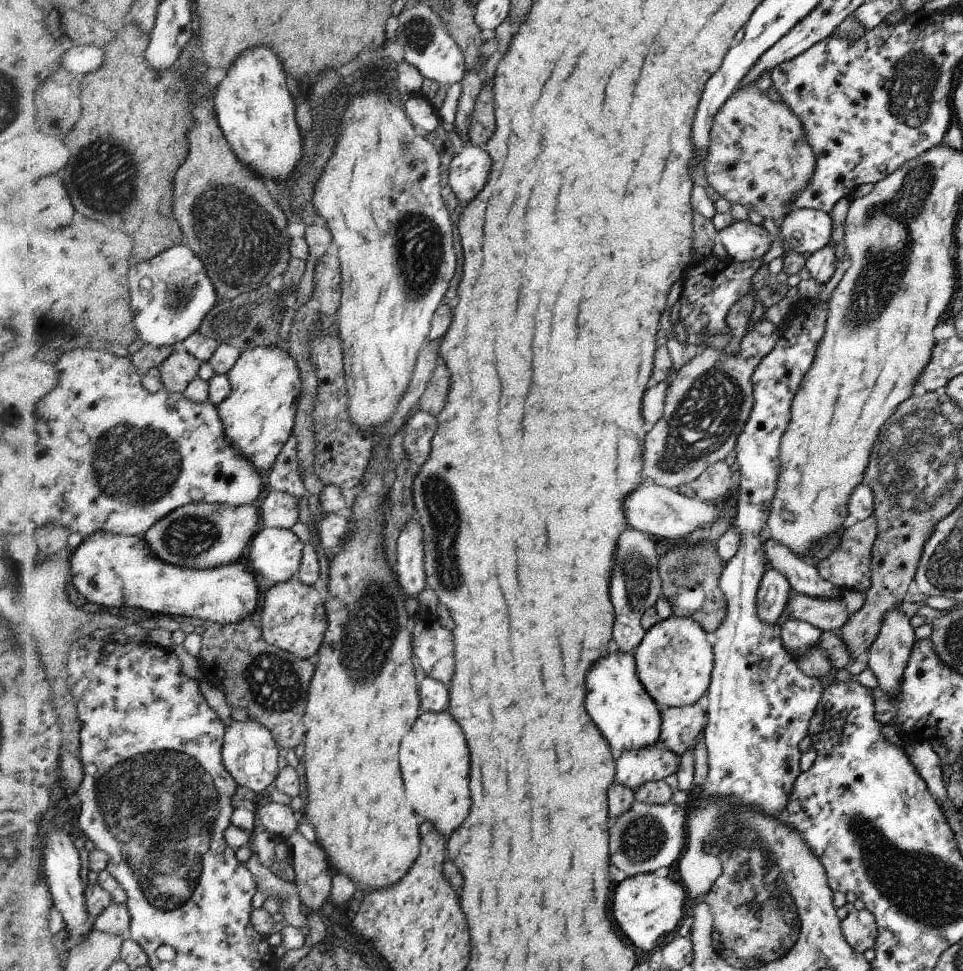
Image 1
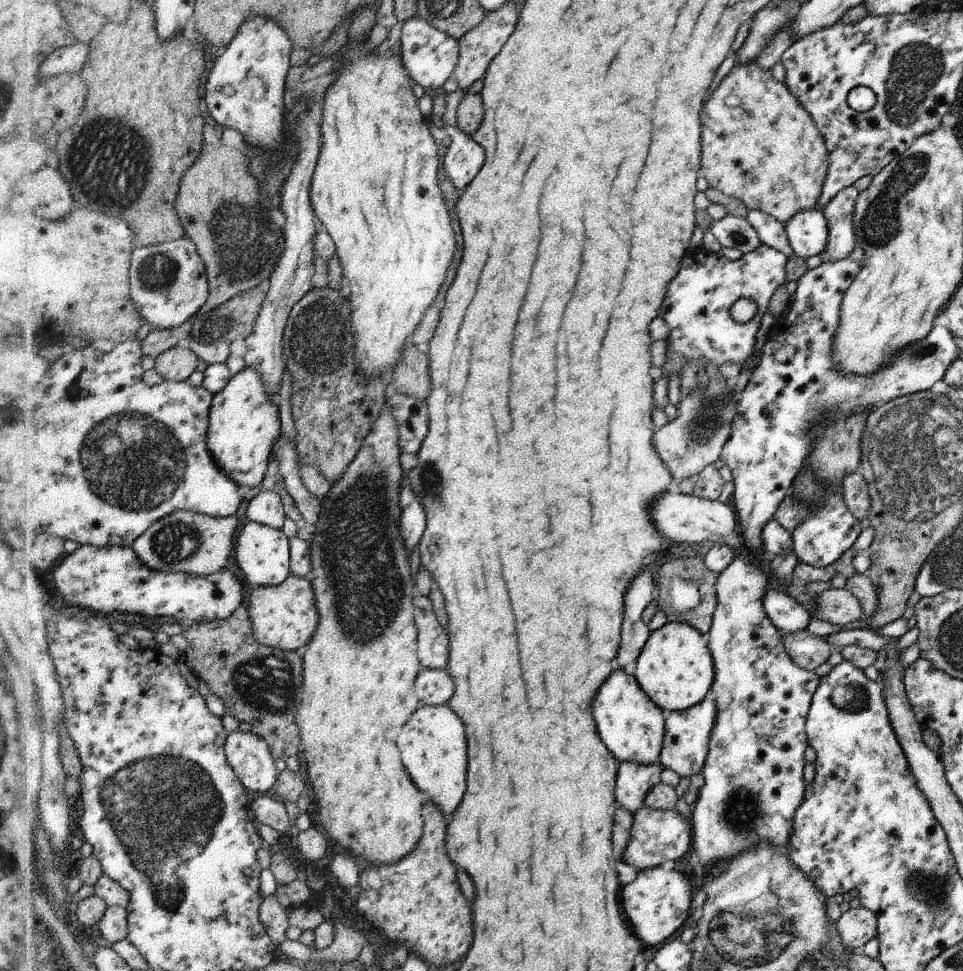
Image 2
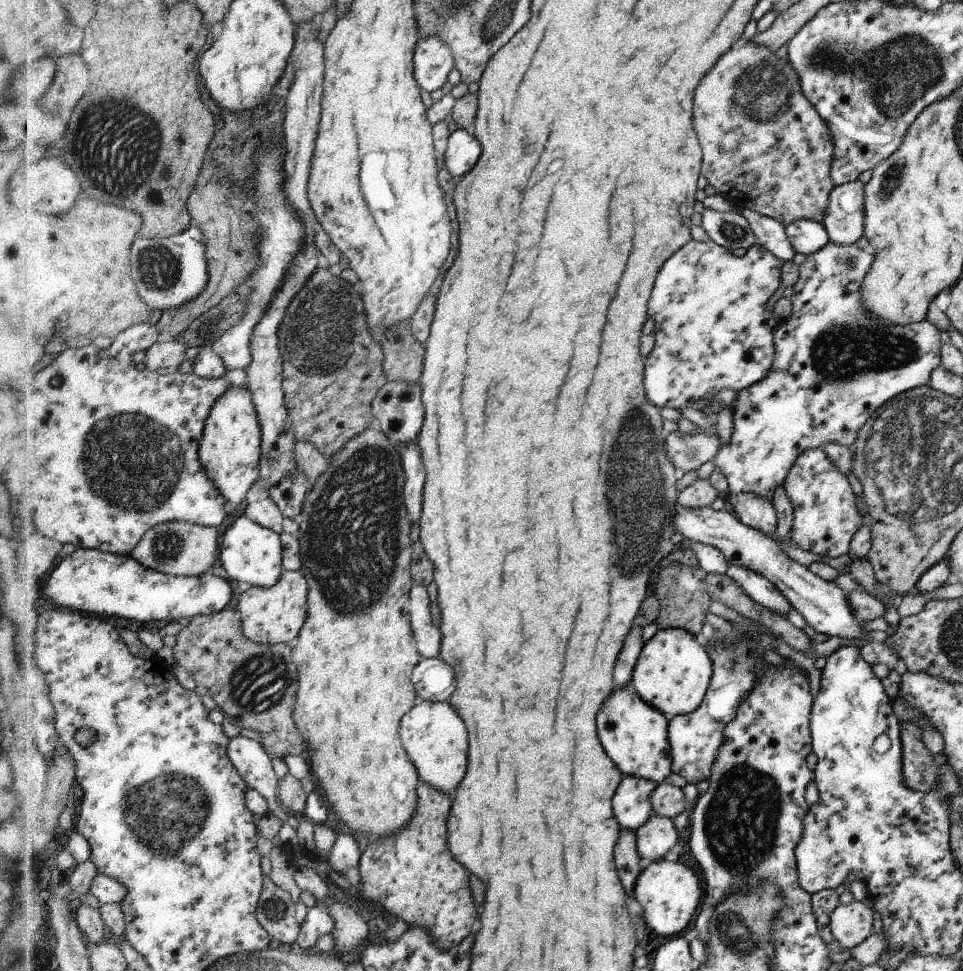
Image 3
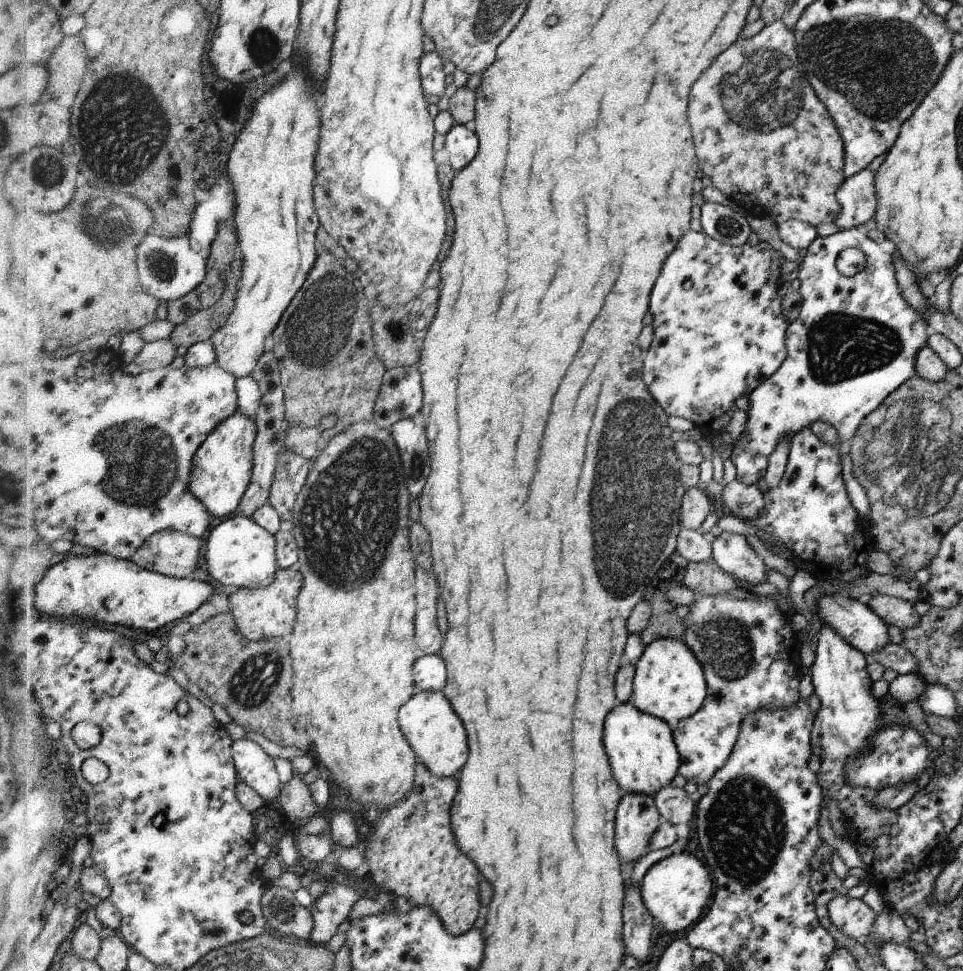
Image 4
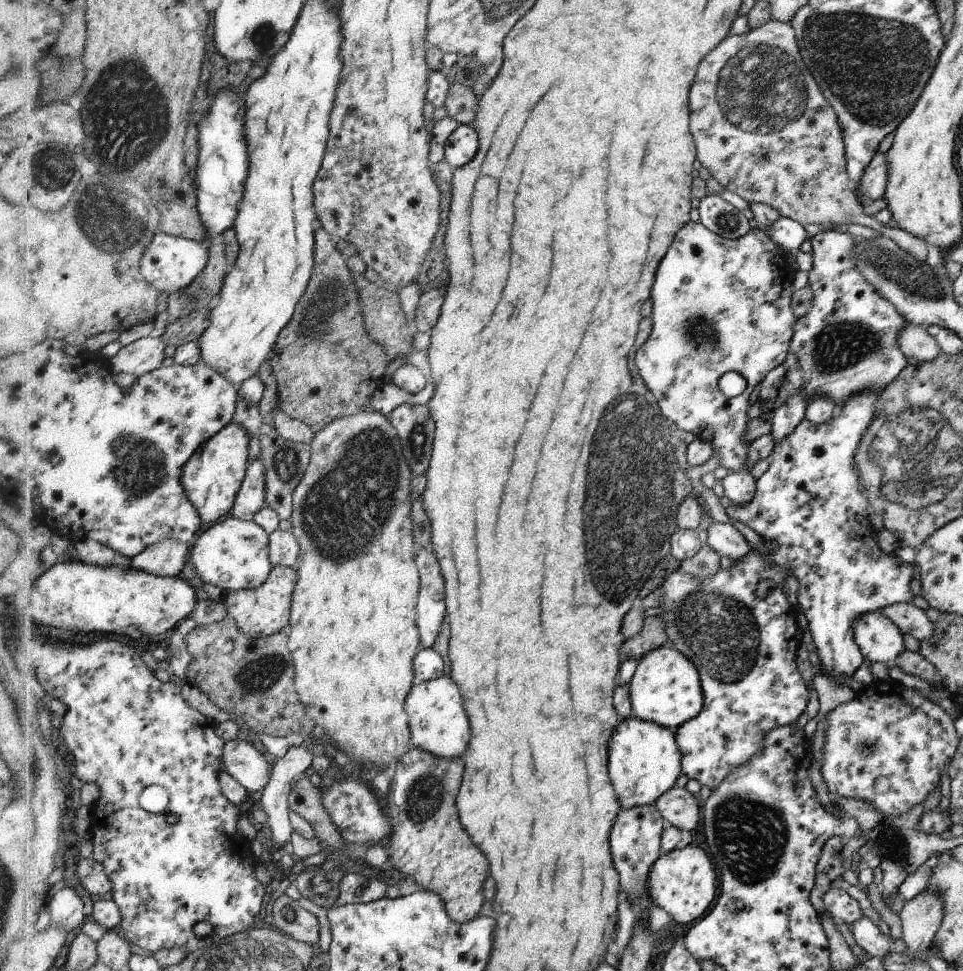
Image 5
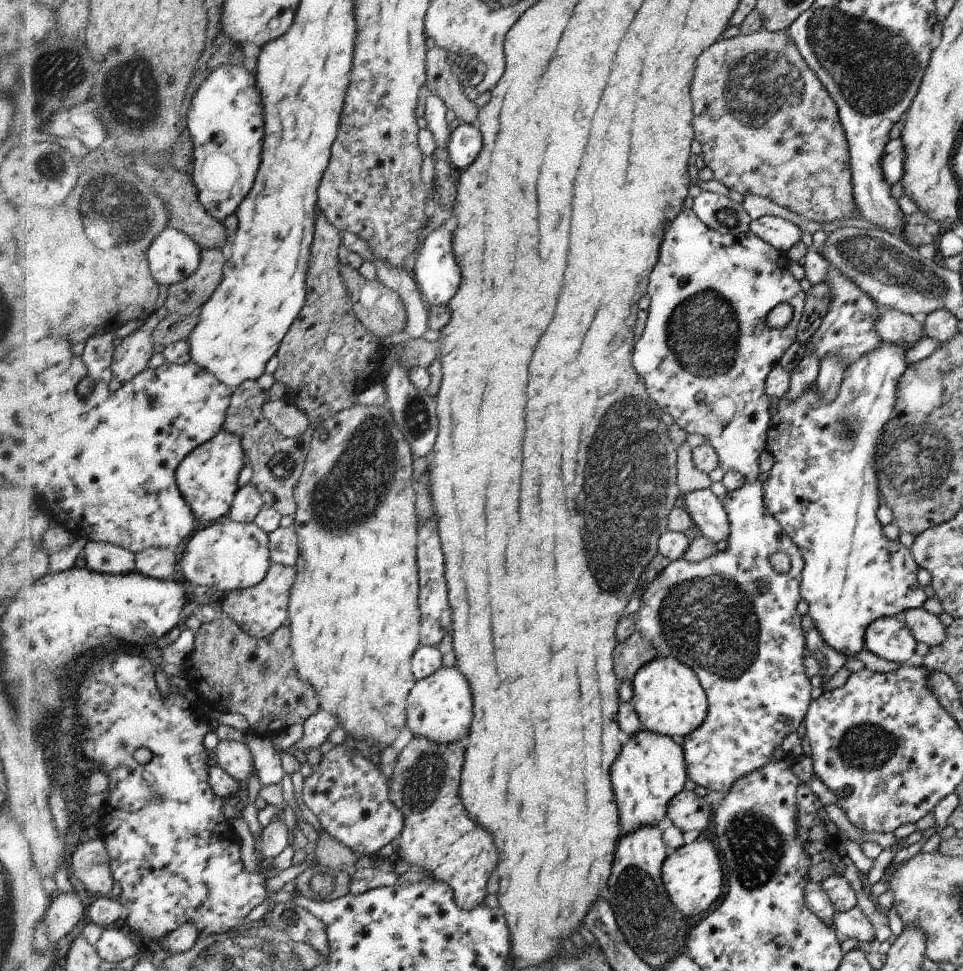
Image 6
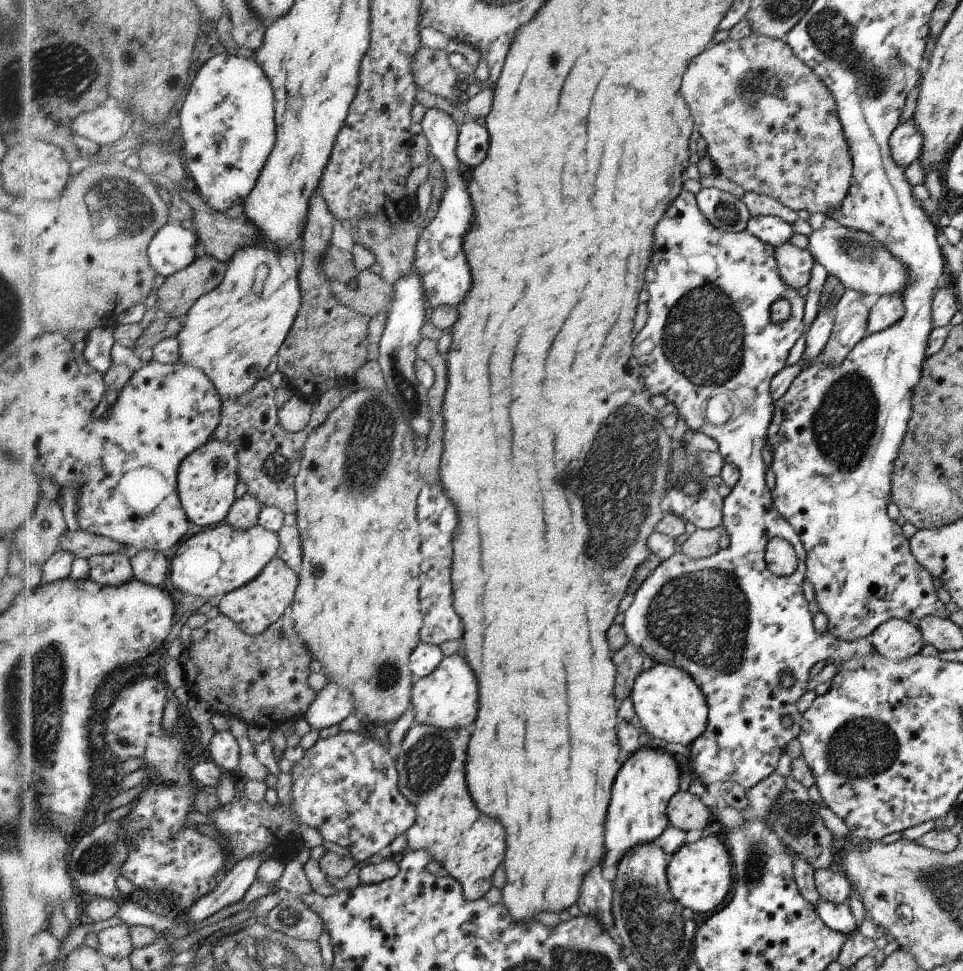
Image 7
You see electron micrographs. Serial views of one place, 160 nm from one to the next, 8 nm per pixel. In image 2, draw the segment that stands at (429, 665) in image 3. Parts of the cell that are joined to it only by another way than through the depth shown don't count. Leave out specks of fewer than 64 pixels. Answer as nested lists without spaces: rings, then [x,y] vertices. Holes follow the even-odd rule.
[[[422,670],[415,680],[415,691],[424,705],[446,704],[454,694],[454,682],[444,670]]]

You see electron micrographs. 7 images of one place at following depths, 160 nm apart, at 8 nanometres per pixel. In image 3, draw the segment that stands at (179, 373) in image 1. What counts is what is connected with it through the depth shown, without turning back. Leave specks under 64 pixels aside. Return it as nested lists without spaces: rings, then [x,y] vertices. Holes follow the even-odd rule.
[[[169,341],[167,343],[155,343],[147,354],[148,369],[162,373],[163,375],[174,374],[181,370],[188,361],[188,348],[186,342]]]

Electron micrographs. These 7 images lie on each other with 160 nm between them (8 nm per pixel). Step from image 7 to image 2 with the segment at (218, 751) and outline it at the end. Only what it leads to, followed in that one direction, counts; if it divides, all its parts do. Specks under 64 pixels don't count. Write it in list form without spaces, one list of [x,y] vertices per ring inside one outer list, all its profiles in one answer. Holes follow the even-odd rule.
[[[253,730],[234,731],[227,742],[229,761],[251,794],[268,794],[277,783],[270,743]]]

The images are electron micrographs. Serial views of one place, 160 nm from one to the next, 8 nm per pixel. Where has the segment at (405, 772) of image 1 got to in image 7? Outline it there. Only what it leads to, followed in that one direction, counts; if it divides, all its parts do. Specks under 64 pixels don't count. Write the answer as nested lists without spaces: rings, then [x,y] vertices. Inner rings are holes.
[[[457,654],[444,657],[428,676],[419,678],[413,688],[413,709],[416,722],[421,725],[445,731],[468,728],[478,710],[478,684],[465,658]]]

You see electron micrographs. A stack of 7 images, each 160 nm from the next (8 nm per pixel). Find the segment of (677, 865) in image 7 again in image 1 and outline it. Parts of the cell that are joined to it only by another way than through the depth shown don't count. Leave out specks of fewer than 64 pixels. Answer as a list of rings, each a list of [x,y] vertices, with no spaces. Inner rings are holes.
[[[643,874],[626,878],[614,888],[614,920],[624,936],[642,952],[650,952],[664,938],[671,938],[684,916],[684,888],[674,882],[668,875],[664,877],[656,874]]]

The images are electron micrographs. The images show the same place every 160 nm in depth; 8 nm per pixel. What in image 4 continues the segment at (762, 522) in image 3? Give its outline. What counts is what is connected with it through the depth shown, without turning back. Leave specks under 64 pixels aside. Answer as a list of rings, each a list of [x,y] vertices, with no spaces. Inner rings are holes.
[[[734,479],[723,489],[721,509],[744,521],[755,521],[765,514],[764,494],[756,484],[747,485]]]

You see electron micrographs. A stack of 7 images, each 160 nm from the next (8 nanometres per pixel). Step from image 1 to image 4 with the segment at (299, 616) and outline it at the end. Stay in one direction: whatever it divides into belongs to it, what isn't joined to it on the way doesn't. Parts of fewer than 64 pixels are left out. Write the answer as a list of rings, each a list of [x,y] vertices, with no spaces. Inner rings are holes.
[[[298,567],[278,570],[277,577],[265,589],[238,588],[230,596],[230,610],[237,618],[240,630],[253,641],[269,638],[289,638],[297,622],[297,601],[304,586],[304,575]]]

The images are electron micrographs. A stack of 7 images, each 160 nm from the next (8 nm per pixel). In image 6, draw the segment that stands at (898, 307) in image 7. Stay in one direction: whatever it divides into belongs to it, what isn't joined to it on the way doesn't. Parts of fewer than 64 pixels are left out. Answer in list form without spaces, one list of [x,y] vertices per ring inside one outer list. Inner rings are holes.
[[[891,307],[881,308],[877,333],[882,341],[902,344],[908,349],[914,347],[924,335],[920,318]]]

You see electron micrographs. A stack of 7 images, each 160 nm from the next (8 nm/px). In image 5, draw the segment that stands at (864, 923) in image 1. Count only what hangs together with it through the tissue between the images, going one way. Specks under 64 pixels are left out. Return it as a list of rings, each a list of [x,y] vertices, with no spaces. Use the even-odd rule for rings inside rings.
[[[833,888],[823,896],[826,912],[836,923],[851,925],[860,920],[864,914],[857,899],[852,898],[845,889]]]

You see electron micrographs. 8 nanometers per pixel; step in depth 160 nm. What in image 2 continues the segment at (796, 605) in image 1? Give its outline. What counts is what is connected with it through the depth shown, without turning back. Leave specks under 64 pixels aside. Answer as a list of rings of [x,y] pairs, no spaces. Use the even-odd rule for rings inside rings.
[[[828,589],[815,596],[814,620],[824,620],[836,626],[864,618],[859,600],[846,589]]]

